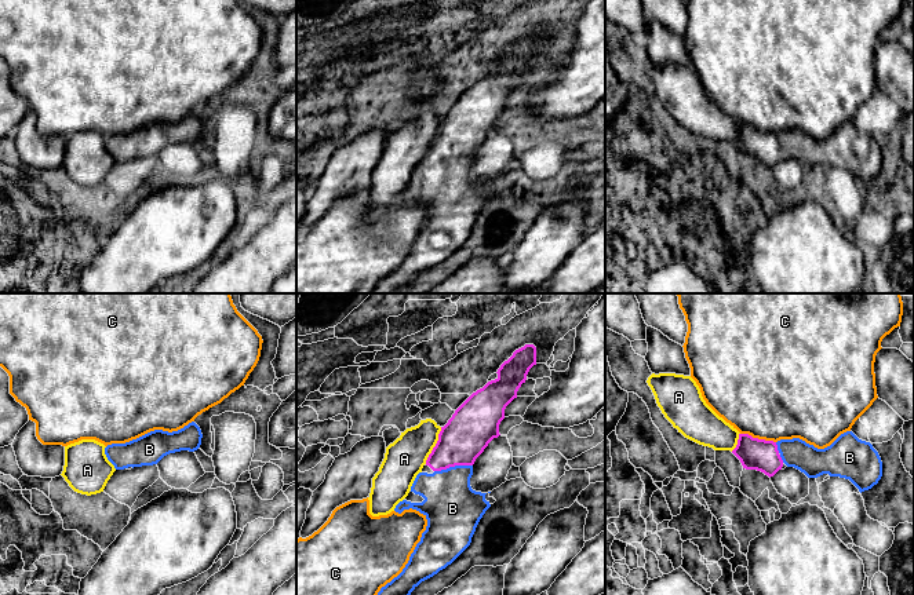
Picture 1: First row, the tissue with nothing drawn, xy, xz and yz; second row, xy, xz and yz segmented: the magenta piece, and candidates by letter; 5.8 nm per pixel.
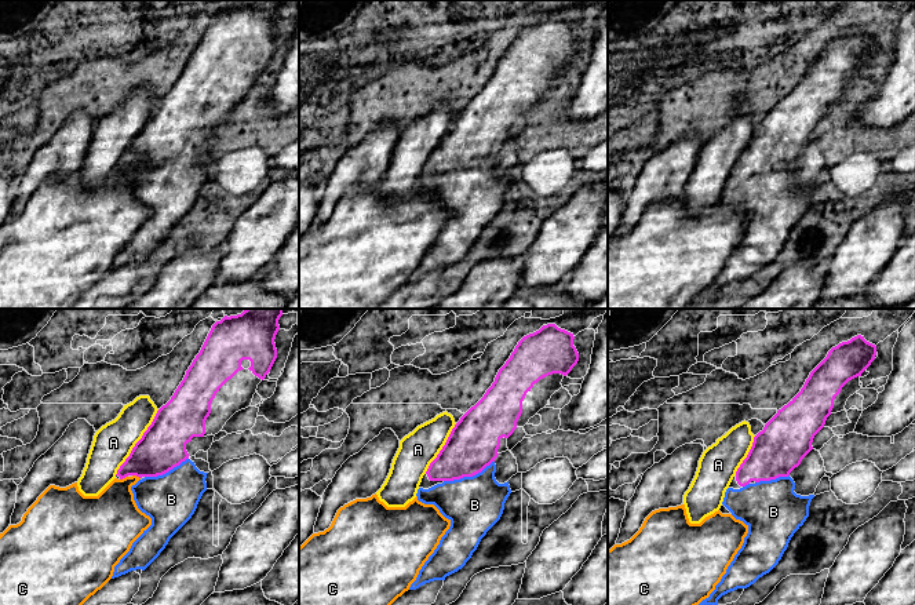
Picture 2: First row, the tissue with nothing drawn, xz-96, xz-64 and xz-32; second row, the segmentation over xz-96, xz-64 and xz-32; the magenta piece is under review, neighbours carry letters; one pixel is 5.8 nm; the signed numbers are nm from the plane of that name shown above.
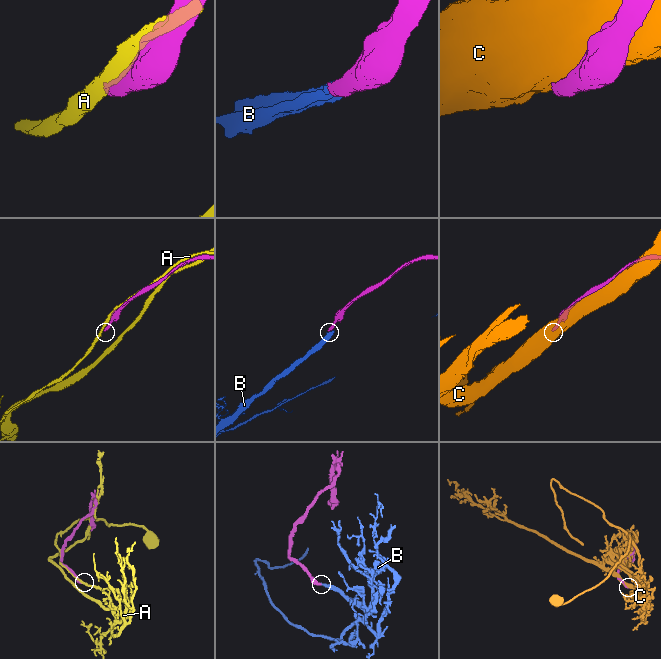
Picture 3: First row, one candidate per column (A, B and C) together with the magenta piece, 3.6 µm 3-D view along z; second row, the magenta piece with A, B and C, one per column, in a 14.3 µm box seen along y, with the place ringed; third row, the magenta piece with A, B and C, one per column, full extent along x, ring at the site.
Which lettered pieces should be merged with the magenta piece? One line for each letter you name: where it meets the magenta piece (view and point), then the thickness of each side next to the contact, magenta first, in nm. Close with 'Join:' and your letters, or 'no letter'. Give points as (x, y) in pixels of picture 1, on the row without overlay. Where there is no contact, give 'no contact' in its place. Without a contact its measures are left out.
B: xz (452, 157) | 280/320 nm
Join: B

